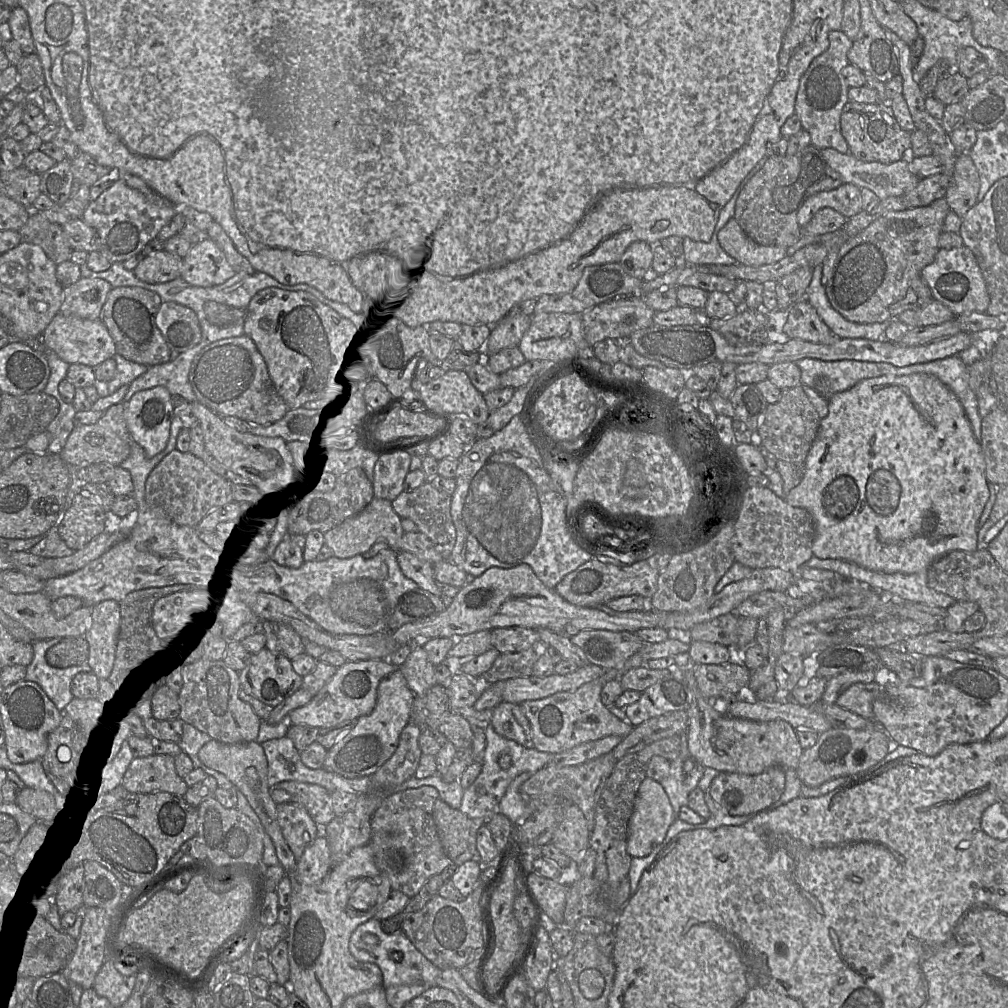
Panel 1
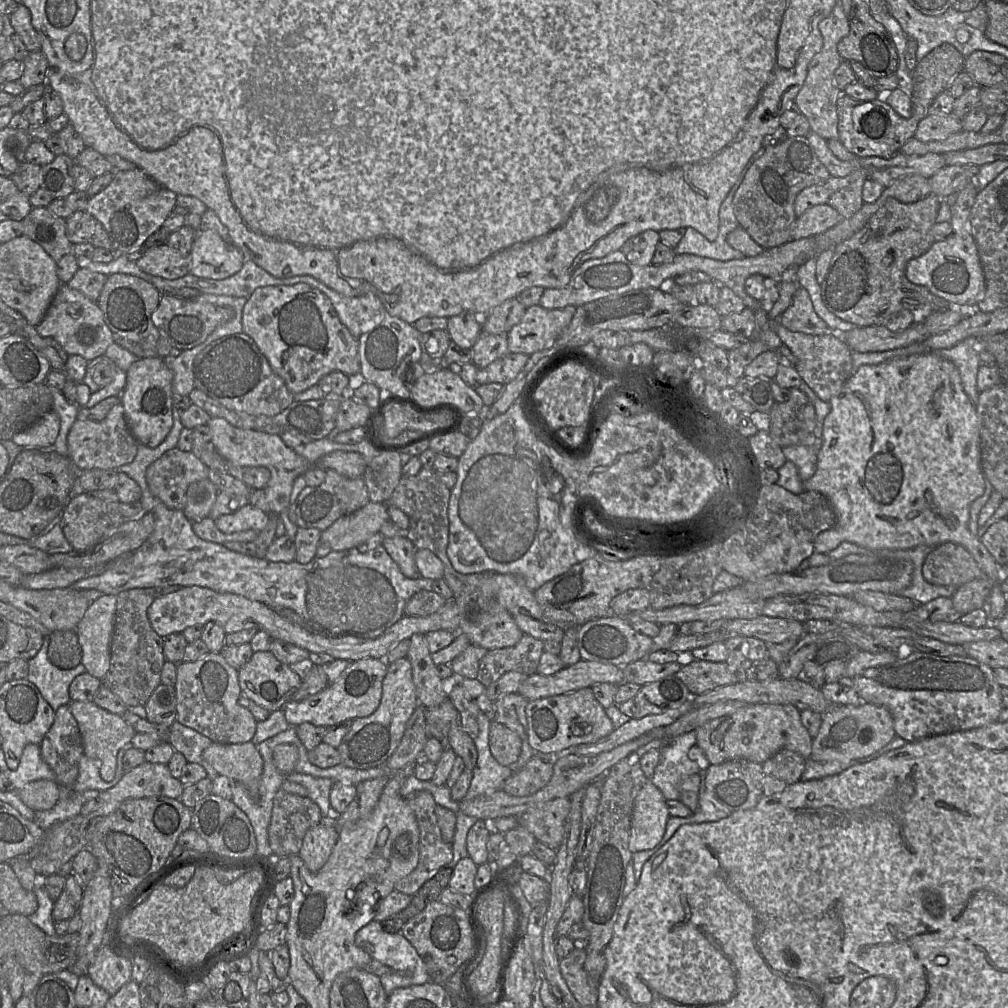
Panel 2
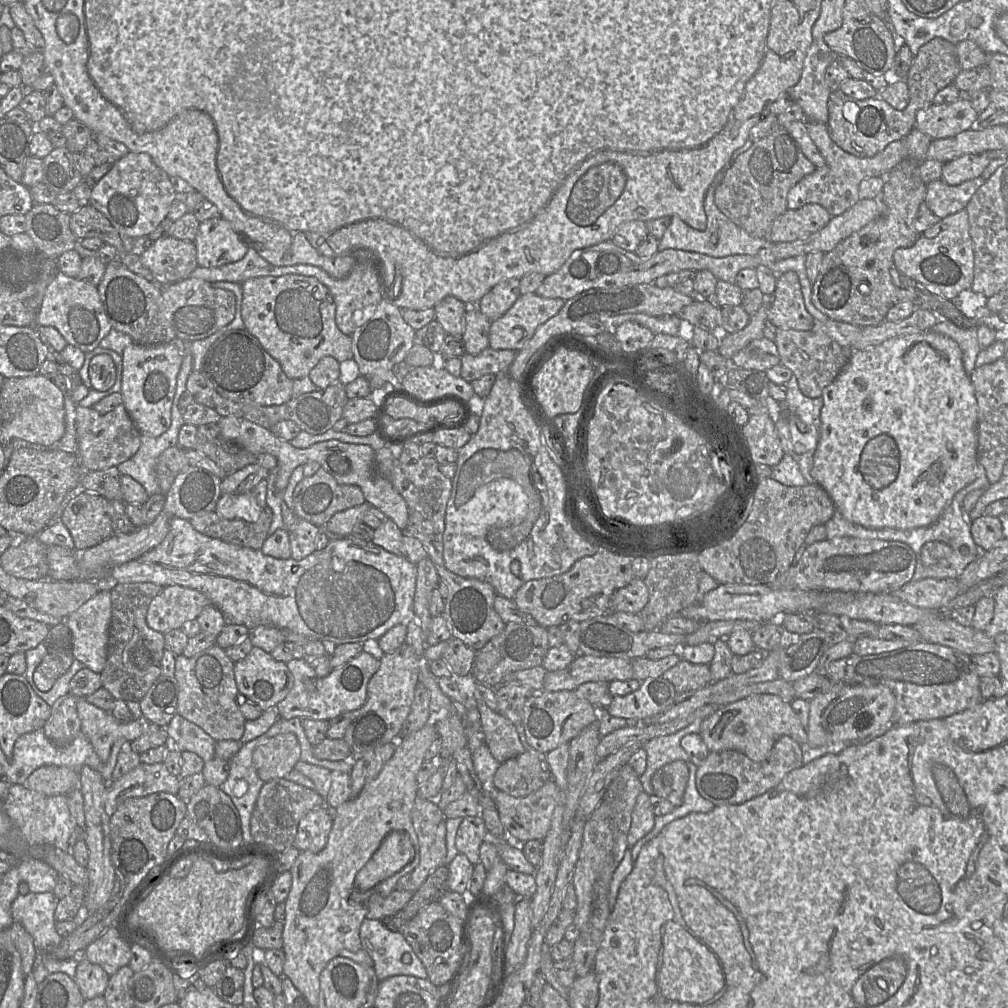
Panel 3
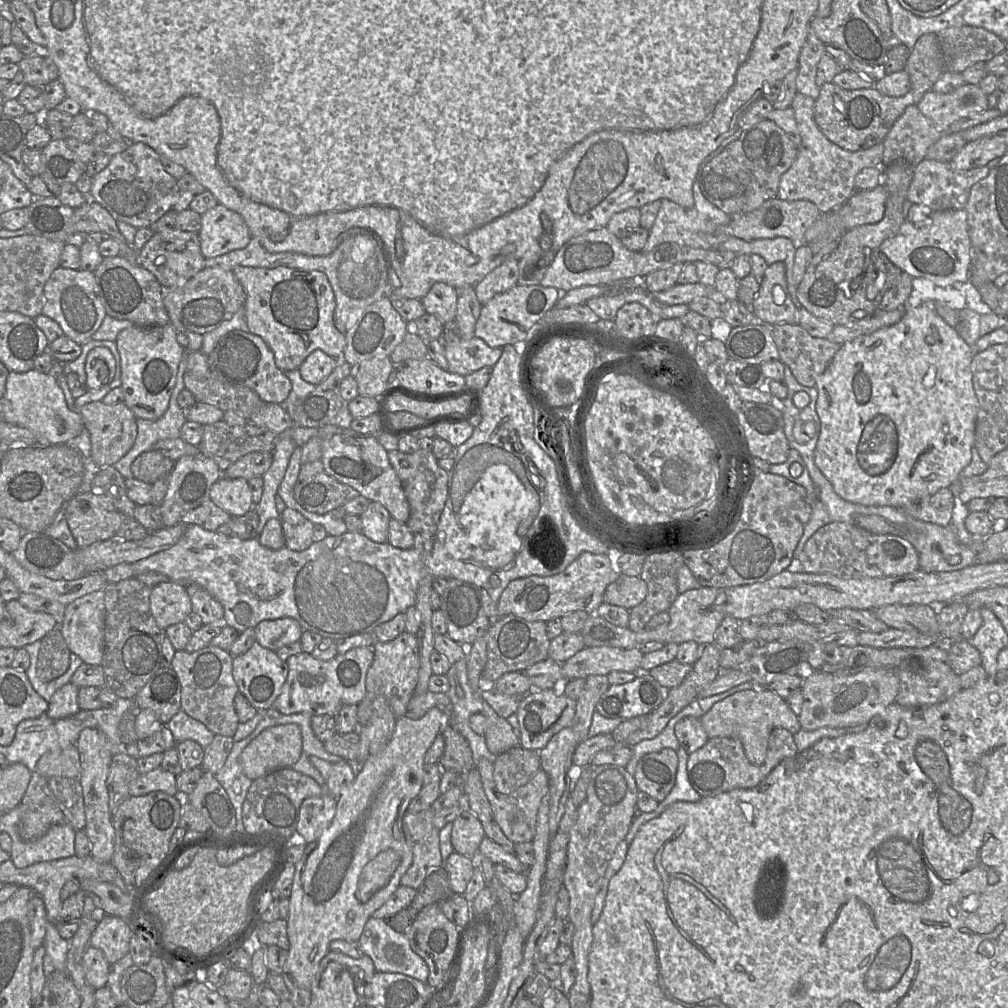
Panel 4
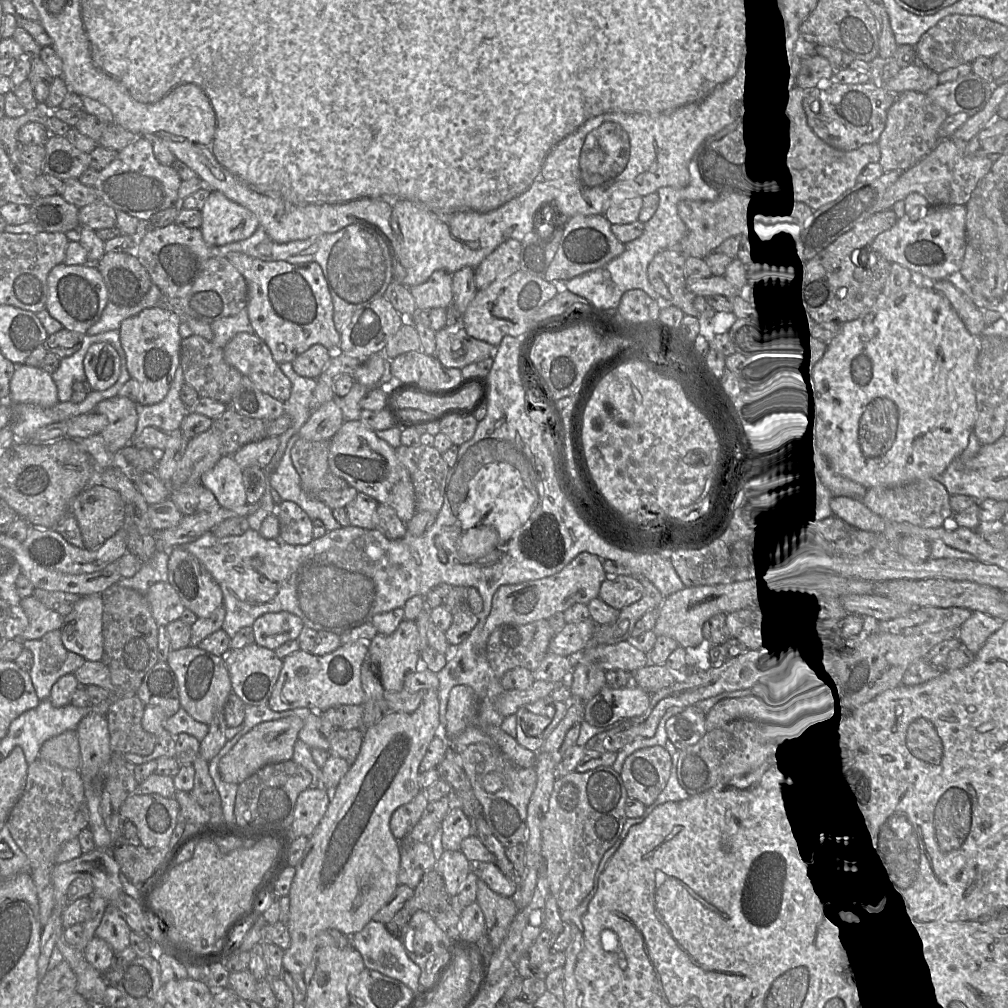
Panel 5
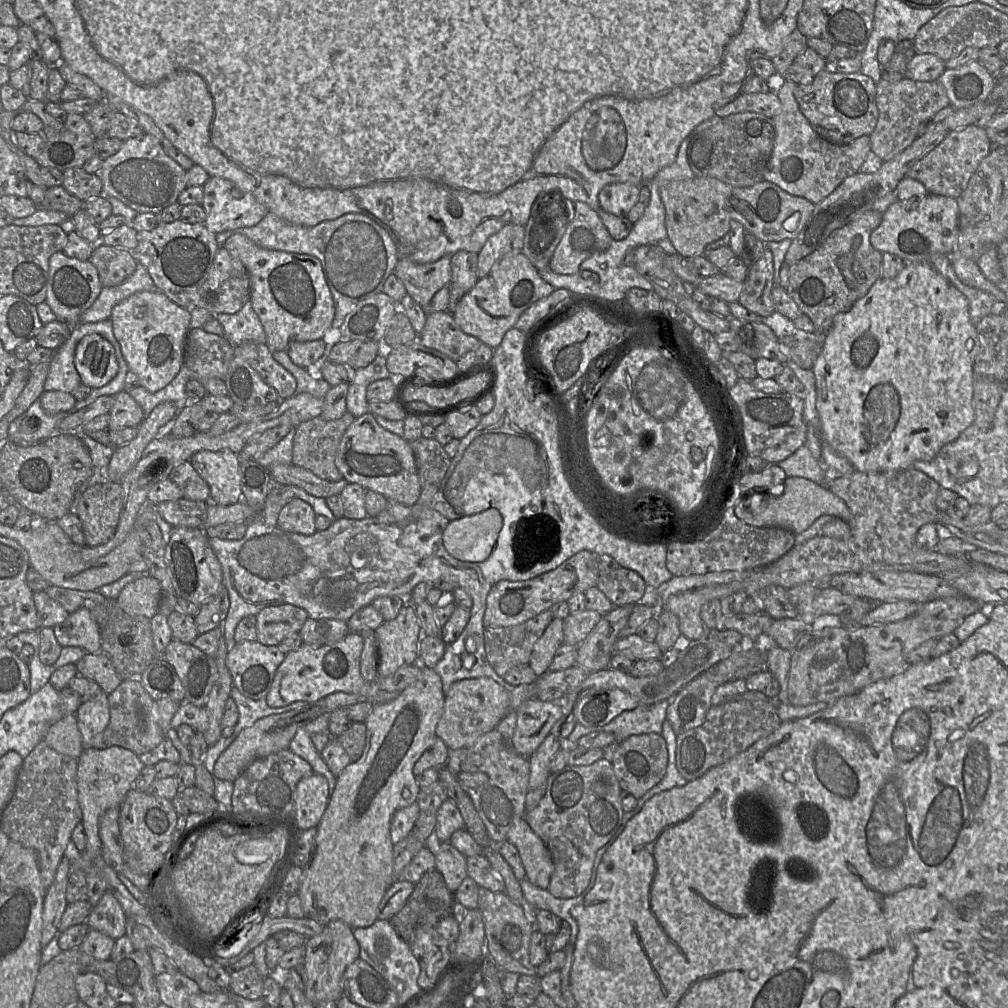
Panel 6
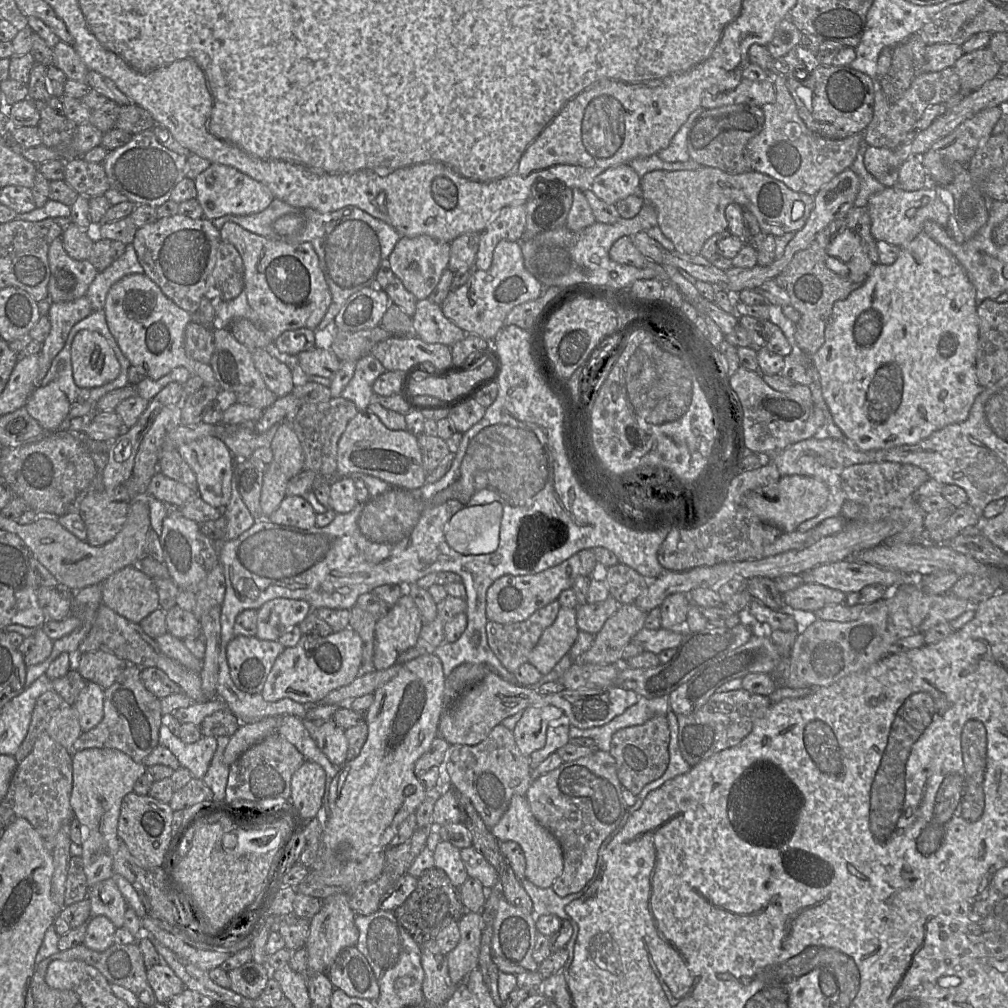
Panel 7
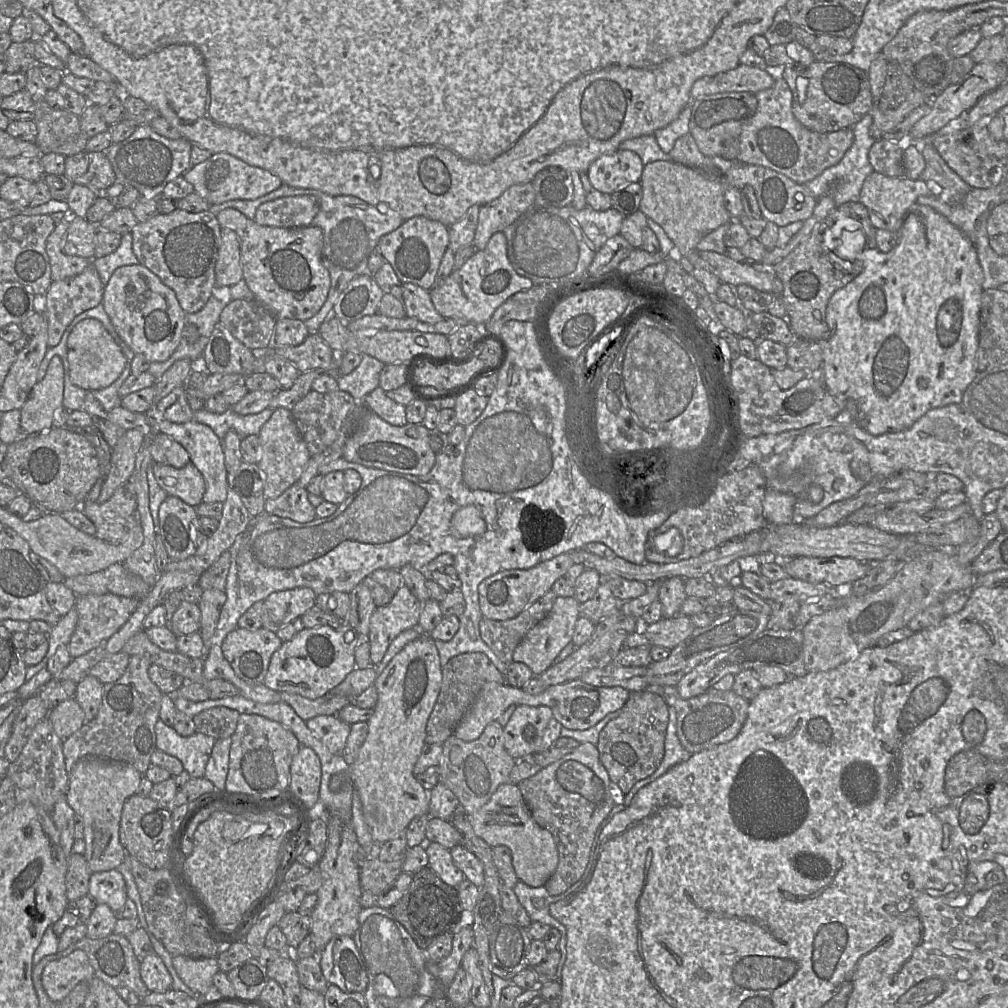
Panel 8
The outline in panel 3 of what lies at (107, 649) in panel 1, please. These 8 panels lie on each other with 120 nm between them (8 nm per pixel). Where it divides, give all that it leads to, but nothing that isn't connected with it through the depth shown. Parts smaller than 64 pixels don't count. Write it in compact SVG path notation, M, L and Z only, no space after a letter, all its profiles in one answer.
M98 591L65 619L72 633L73 657L99 674L106 665L111 617L110 591Z

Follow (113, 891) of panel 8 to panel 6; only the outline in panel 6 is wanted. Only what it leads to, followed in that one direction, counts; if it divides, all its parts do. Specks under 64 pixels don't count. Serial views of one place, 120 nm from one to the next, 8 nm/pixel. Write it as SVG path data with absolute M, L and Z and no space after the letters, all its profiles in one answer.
M107 890L92 908L87 924L114 940L126 935L126 914L111 891Z

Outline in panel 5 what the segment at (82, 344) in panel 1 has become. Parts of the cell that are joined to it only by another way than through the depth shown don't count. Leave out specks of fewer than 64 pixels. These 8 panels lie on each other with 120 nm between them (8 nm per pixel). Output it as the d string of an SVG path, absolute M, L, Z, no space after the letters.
M58 264L50 271L47 286L46 310L61 323L63 328L78 335L86 334L87 330L99 320L108 303L103 278L96 266L92 264Z

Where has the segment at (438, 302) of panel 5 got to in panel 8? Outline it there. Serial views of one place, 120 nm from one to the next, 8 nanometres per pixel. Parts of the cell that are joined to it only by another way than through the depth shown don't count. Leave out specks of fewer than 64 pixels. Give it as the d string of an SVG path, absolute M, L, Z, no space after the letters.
M415 216L396 230L383 235L377 249L402 283L416 284L429 291L435 285L436 275L448 245L449 229L446 225L424 216Z

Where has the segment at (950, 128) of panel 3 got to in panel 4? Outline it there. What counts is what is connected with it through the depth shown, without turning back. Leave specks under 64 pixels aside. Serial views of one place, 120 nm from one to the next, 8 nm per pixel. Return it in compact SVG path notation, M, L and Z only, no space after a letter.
M965 83L951 93L930 90L924 94L917 106L943 134L960 118L987 110L988 96L978 85Z

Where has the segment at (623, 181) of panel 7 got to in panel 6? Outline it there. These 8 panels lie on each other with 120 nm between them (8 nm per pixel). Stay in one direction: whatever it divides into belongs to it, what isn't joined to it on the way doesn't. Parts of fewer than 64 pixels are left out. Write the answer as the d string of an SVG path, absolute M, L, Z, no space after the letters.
M611 183L598 195L600 208L617 215L626 216L639 199L640 186L631 183Z

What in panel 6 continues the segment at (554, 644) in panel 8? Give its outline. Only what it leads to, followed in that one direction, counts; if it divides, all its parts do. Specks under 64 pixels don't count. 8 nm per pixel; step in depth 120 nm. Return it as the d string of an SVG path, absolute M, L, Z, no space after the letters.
M553 618L543 635L534 644L529 666L538 677L548 671L555 652L564 643L563 624L563 619Z

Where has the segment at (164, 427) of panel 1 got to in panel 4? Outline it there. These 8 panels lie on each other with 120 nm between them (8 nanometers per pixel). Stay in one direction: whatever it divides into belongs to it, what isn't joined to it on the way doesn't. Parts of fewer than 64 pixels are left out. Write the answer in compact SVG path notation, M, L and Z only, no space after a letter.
M169 323L164 326L132 326L119 332L116 344L121 358L121 388L124 403L137 418L159 419L167 410L180 361L185 349L176 339L177 331Z

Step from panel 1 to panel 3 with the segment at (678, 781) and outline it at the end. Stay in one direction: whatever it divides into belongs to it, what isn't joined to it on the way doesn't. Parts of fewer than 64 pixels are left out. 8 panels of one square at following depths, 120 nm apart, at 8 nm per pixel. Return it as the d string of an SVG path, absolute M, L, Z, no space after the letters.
M696 720L680 731L660 737L655 737L643 746L647 753L645 772L639 776L644 792L654 794L651 779L654 773L664 765L673 761L689 761L688 754L681 747L681 740L685 735L699 733L703 720Z

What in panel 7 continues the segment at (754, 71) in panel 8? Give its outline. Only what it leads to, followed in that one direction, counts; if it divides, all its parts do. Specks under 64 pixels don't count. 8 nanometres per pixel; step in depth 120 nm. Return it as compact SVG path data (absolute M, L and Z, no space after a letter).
M743 78L740 84L733 90L716 94L704 92L701 106L704 109L711 109L747 103L762 107L764 104L774 103L775 100L776 90L771 81L751 81Z

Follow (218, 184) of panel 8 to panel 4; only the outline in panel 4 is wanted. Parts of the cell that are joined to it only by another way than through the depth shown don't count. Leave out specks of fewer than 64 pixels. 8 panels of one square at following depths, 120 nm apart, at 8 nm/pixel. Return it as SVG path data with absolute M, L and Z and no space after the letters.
M218 203L201 217L198 235L205 259L244 249L250 243L252 235L242 216L224 205Z

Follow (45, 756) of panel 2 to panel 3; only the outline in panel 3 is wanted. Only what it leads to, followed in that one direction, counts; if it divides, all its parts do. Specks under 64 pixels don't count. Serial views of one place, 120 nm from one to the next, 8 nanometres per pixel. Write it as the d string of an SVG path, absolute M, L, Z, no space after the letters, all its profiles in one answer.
M70 693L59 697L51 706L51 713L43 732L57 747L65 747L81 733L80 719L77 714L78 698Z

